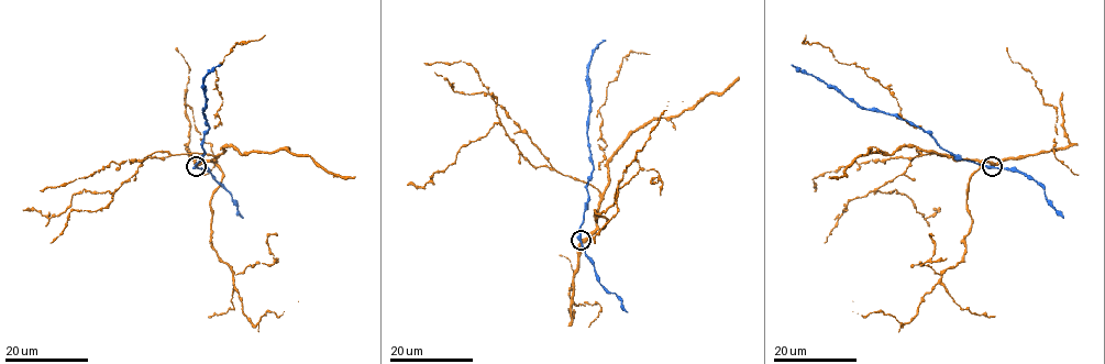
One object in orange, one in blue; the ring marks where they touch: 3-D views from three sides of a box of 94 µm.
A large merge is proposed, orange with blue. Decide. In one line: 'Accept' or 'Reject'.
Reject

